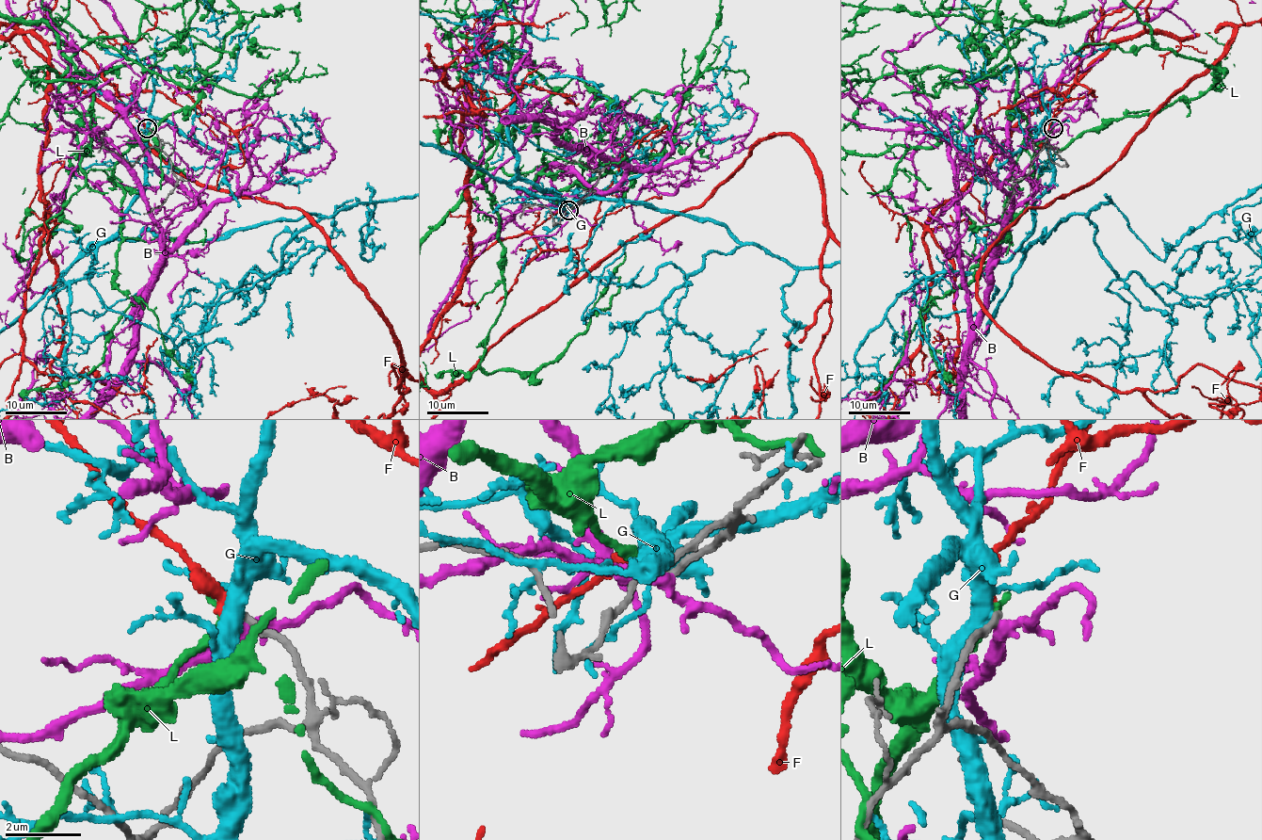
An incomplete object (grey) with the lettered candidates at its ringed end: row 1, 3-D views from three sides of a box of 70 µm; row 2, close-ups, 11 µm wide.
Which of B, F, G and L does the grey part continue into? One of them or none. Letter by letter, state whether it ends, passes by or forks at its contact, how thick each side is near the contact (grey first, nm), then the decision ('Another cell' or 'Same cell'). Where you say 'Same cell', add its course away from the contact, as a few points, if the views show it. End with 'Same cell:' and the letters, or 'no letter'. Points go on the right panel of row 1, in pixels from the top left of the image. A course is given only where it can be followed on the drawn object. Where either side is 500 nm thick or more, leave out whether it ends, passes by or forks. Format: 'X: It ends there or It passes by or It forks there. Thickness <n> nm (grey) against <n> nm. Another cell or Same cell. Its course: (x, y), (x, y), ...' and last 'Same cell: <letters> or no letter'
B: It passes by. Thickness 220 nm (grey) against 280 nm. Another cell
F: It ends there. Thickness 180 nm (grey) against 320 nm. Same cell
G: It forks there. Thickness 200 nm (grey) against 360 nm. Another cell
L: It ends there. Thickness 180 nm (grey) against 220 nm. Another cell
Same cell: F

